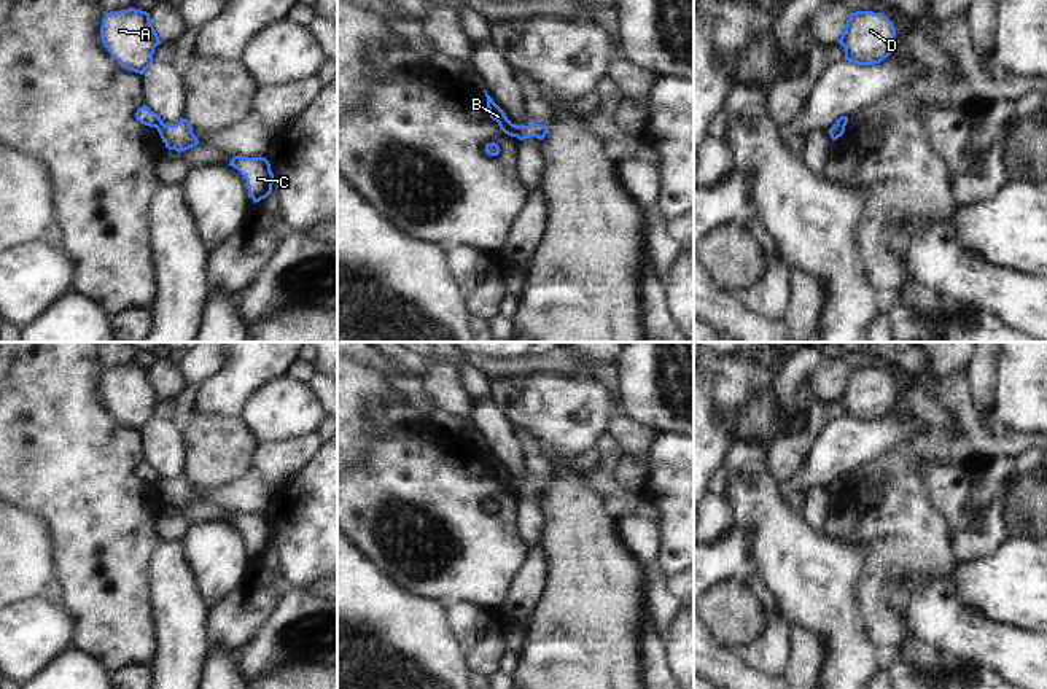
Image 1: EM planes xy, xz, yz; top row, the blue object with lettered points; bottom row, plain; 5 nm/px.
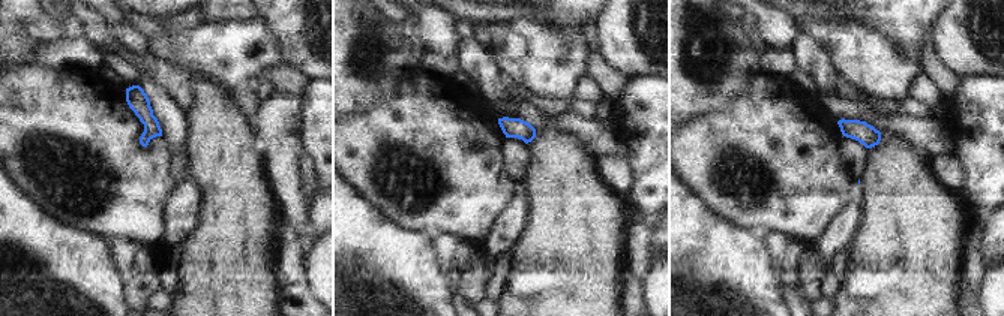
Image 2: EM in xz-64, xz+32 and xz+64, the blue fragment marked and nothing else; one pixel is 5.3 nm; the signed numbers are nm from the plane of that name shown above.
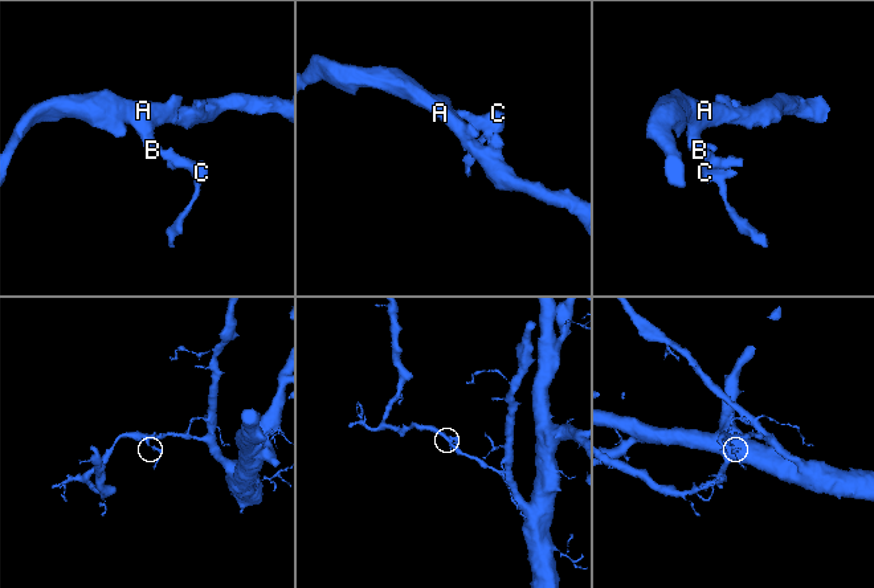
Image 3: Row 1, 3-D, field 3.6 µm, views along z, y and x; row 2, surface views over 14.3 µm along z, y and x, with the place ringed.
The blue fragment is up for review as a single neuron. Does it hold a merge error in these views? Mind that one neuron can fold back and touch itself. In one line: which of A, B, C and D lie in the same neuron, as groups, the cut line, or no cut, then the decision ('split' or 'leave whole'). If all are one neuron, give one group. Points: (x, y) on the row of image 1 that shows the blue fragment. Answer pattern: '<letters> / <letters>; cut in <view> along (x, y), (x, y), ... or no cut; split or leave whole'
A B D / C; cut in xz along (513, 124), (519, 137); split

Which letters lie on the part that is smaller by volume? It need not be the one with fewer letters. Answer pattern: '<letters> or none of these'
C

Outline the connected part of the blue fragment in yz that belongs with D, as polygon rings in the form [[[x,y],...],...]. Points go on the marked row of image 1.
[[[850,13],[845,30],[839,40],[845,48],[845,60],[858,65],[880,64],[896,43],[896,29],[882,13]]]

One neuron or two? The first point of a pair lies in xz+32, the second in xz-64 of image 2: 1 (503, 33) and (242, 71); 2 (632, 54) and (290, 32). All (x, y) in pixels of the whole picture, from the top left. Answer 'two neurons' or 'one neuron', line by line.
1: one neuron
2: one neuron

